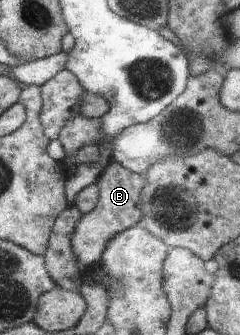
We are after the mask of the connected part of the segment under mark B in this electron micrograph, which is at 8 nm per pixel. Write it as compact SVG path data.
M111 160L96 183L99 188L96 208L81 215L71 238L77 270L81 274L94 269L94 264L100 262L106 243L114 235L139 224L142 216L141 190L145 185L144 175L136 174Z

